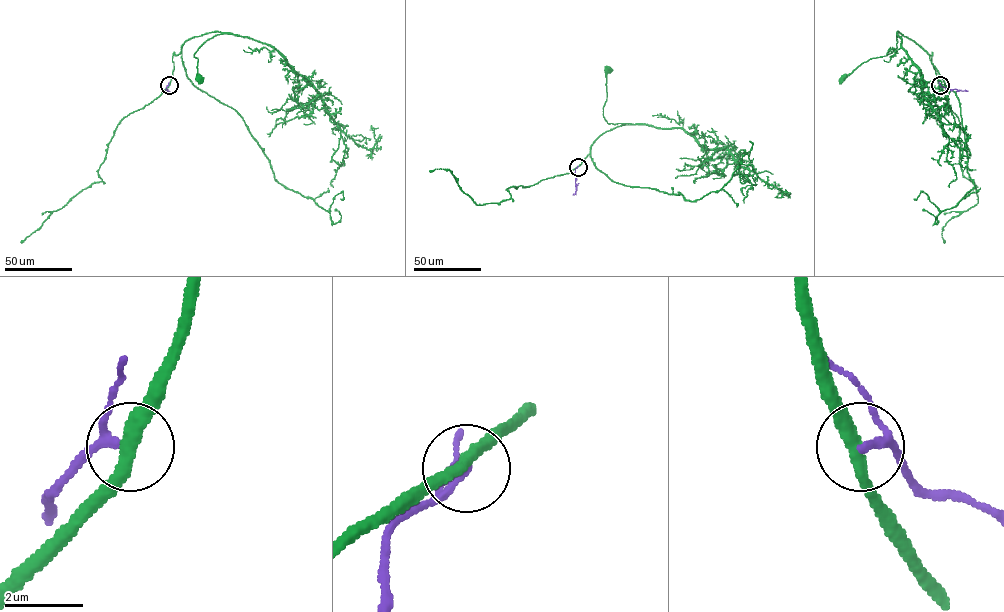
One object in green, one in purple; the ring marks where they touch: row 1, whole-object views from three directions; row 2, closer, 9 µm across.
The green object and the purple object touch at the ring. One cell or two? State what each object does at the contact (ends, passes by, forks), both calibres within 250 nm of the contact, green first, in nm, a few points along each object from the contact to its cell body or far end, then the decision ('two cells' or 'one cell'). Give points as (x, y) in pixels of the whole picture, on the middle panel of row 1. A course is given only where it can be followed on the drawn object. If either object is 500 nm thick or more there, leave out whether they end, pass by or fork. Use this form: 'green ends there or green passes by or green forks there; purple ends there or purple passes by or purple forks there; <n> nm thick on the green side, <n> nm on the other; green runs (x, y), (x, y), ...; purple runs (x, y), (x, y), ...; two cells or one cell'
green passes by; purple passes by; 320 nm thick on the green side, 140 nm on the other; green runs (578, 167), (600, 136), (631, 124), (608, 124), (604, 117), (608, 70); purple runs (578, 167), (575, 169), (576, 190), (572, 194); two cells

